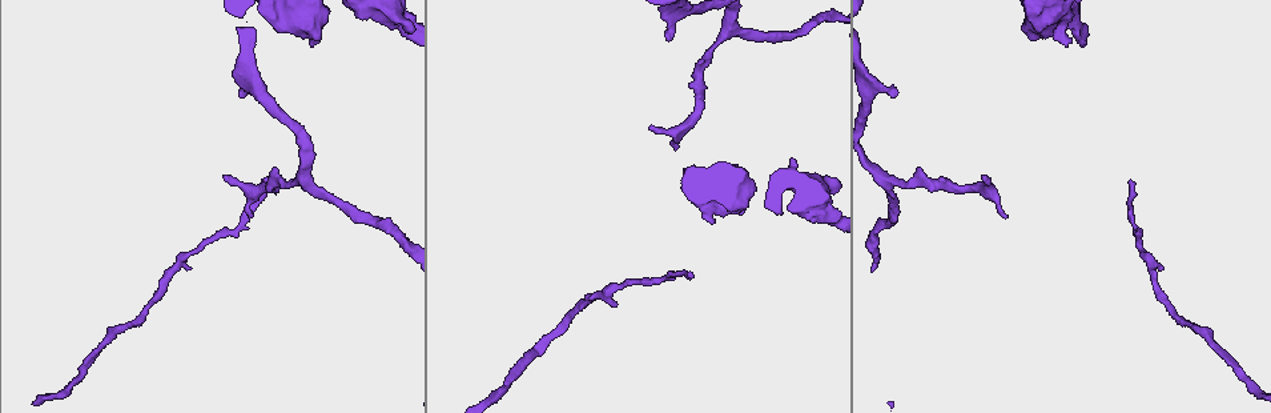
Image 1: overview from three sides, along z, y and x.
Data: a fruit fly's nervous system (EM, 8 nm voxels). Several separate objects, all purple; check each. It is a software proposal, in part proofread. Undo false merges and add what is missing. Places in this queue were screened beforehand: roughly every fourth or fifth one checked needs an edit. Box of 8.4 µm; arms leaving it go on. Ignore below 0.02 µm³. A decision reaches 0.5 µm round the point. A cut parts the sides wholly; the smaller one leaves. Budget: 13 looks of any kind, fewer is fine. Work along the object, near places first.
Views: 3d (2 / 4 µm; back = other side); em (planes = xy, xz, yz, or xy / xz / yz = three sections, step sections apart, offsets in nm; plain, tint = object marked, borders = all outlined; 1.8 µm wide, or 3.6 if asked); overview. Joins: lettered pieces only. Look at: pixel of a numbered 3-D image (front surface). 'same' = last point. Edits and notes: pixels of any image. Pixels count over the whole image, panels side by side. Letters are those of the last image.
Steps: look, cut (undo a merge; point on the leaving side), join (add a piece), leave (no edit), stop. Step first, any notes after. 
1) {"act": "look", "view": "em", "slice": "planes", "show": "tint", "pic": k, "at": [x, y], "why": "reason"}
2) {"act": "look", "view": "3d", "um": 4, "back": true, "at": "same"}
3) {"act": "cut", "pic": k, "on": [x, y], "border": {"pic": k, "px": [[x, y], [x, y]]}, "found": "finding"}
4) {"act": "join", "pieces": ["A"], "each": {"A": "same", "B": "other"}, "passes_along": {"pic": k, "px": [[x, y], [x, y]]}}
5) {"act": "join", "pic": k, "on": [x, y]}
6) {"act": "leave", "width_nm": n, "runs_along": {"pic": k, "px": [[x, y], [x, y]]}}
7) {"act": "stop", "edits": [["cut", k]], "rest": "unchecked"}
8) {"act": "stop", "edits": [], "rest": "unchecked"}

{"act": "look", "view": "em", "um": 3.6, "slice": "planes", "show": "borders", "pic": 1, "at": [312, 41], "why": "an open end"}

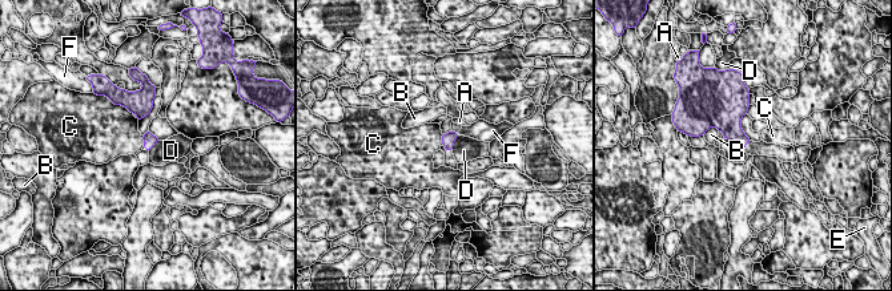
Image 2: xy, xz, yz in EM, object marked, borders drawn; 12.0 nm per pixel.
{"act": "join", "pieces": ["E"], "longest_contact_nm": ["B", 220], "each": {"A": "other", "B": "other", "C": "other", "D": "other", "E": "same", "F": "other"}, "found": "the cell continues"}

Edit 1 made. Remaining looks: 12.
{"act": "look", "view": "overview", "why": "redraw"}

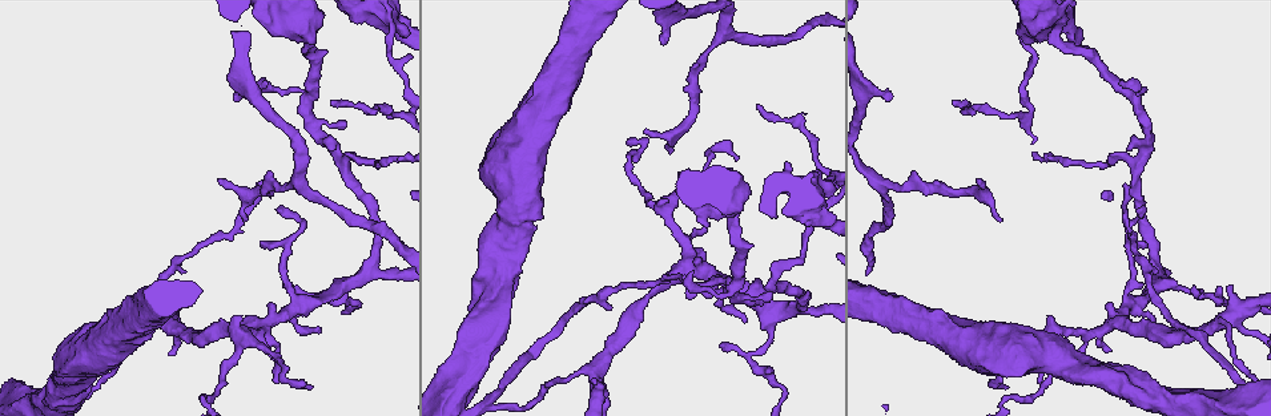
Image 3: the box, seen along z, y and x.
{"act": "look", "view": "em", "um": 3.6, "slice": "yz", "step": 8, "show": "tint", "pic": 3, "at": [659, 39], "why": "an open end"}

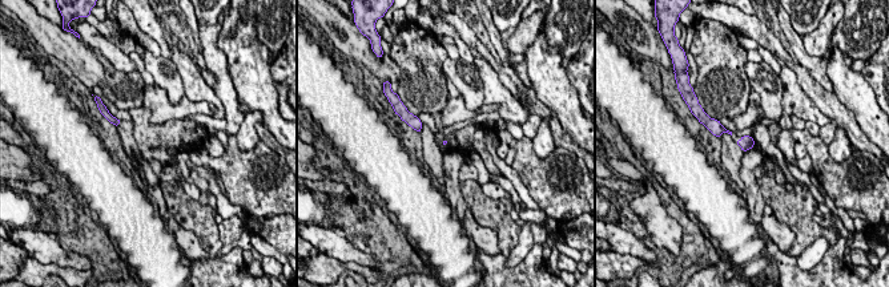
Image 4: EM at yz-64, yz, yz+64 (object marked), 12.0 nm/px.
{"act": "look", "view": "em", "um": 3.6, "slice": "planes", "show": "borders", "at": "same"}

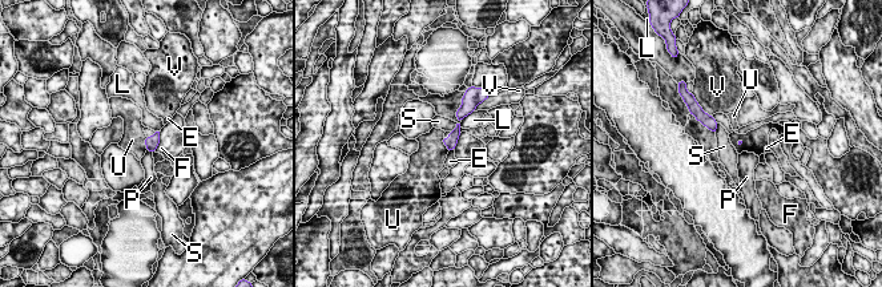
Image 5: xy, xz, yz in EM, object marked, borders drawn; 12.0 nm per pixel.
{"act": "leave", "longest_contact_nm": ["F", 240], "each": {"E": "other", "F": "other", "L": "other", "P": "other", "S": "other", "U": "other", "V": "other"}, "found": "none of them fits"}

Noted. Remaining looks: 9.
{"act": "look", "view": "3d", "um": 2, "pic": 3, "at": [247, 219], "why": "branch stops here"}

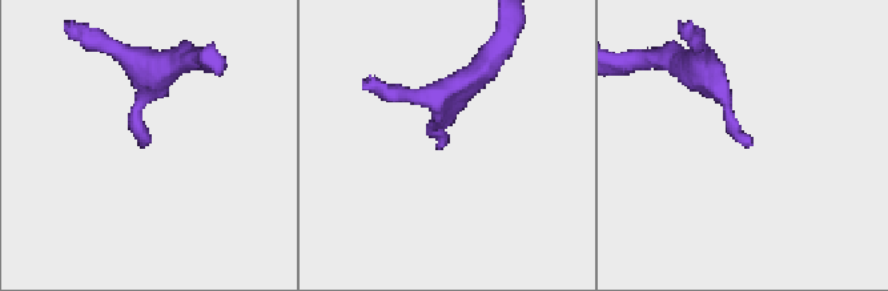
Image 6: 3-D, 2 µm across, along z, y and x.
{"act": "look", "view": "em", "um": 3.6, "slice": "planes", "show": "borders", "pic": 6, "at": [145, 143], "why": "shape alone is not enough"}

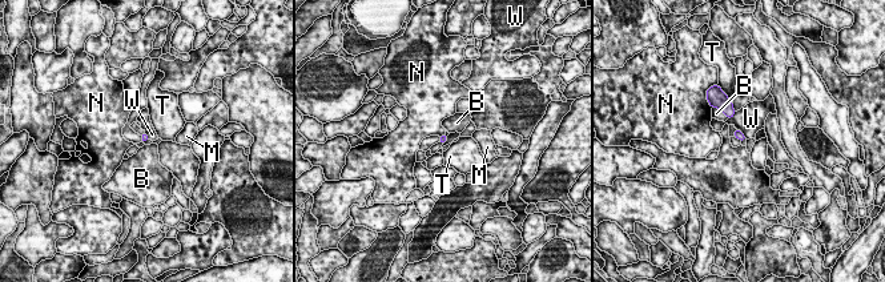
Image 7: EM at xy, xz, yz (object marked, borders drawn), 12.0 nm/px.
{"act": "leave", "each": {"B": "other", "M": "other", "N": "other", "T": "other", "W": "other"}, "border": {"pic": 7, "px": [[735, 136], [740, 141]]}, "found": "no lettered piece goes on from it"}

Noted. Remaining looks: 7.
{"act": "look", "view": "3d", "um": 2, "pic": 3, "at": [667, 204], "why": "abrupt turn"}

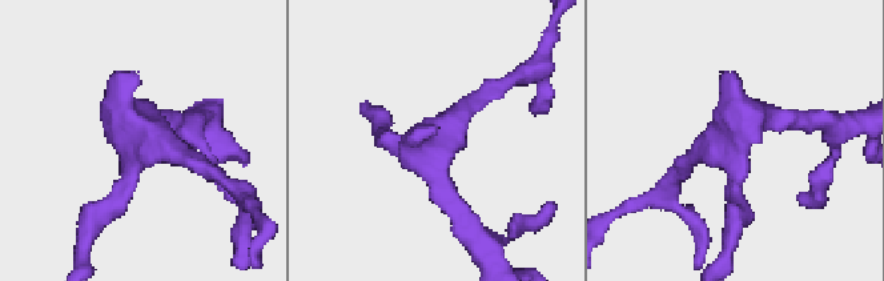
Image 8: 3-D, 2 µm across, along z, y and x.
{"act": "look", "view": "em", "slice": "xy", "step": 4, "show": "tint", "pic": 8, "at": [439, 142], "arms": 3}

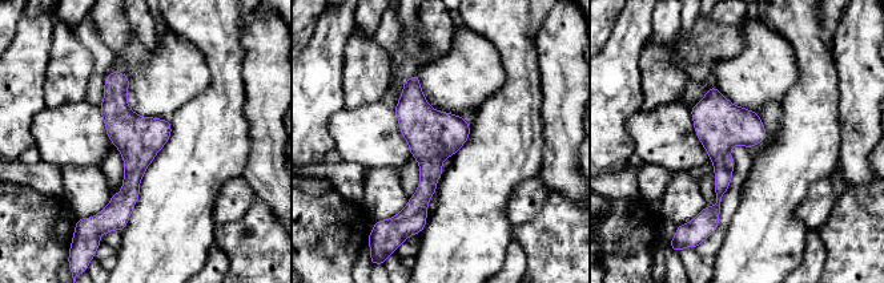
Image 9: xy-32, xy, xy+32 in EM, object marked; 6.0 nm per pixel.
{"act": "look", "view": "em", "slice": "xy", "step": 4, "show": "borders", "at": "same", "why": "what lies round it"}

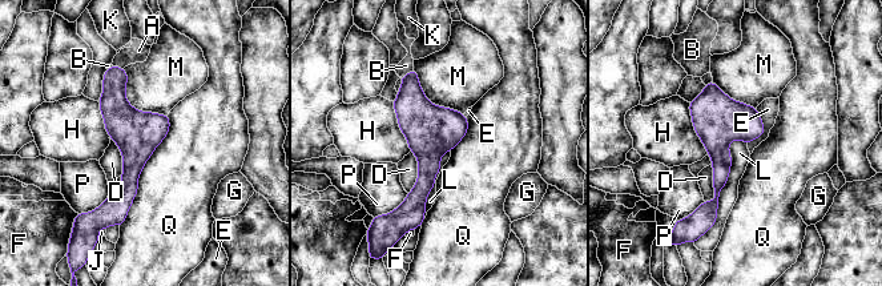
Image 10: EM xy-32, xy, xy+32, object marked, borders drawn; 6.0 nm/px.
{"act": "join", "pieces": ["A"], "width_nm": 280, "longest_contact_nm": ["Q", 750], "each": {"A": "same", "B": "other", "D": "other", "E": "other", "F": "other", "G": "other", "H": "other", "J": "other", "K": "other", "L": "other", "M": "other", "P": "other", "Q": "other"}, "found": "it goes on there"}

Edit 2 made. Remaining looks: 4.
{"act": "stop", "edits": [["join", 2], ["join", 10]], "rest": "unchecked"}

